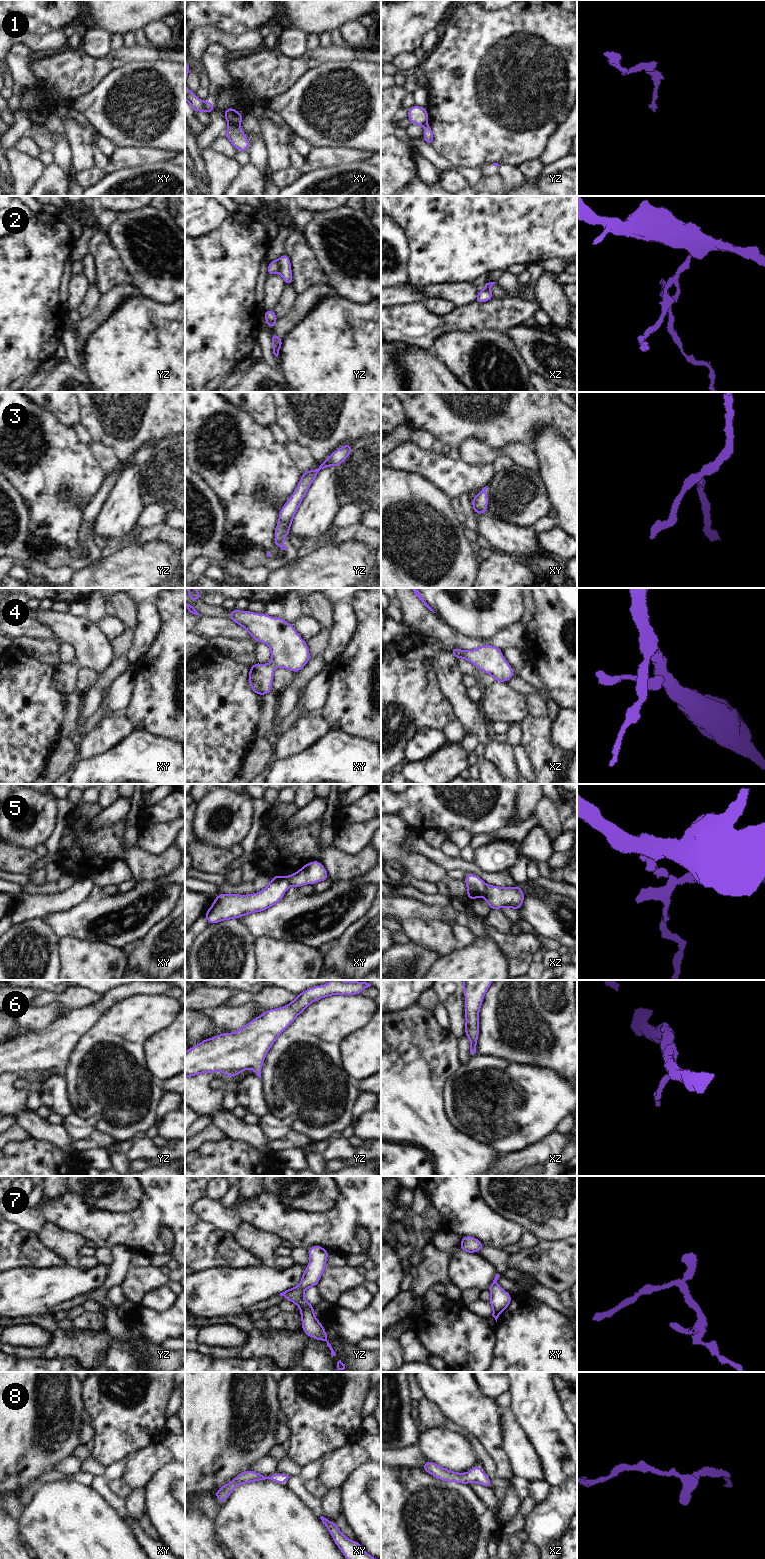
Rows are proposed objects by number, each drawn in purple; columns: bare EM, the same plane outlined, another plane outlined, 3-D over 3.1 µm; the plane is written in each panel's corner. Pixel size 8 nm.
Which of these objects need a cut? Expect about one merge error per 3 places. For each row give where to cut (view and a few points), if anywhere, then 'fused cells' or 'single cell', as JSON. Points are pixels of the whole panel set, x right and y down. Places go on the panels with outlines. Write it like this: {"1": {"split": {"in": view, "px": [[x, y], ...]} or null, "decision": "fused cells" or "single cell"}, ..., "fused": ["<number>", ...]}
{"1": {"split": {"in": "xy", "px": [[229, 123], [238, 125]]}, "decision": "fused cells"}, "2": {"split": {"in": "yz", "px": [[278, 259], [279, 271]]}, "decision": "fused cells"}, "3": {"split": null, "decision": "single cell"}, "4": {"split": null, "decision": "single cell"}, "5": {"split": {"in": "xz", "px": [[486, 885], [486, 889], [481, 895]]}, "decision": "fused cells"}, "6": {"split": null, "decision": "single cell"}, "7": {"split": null, "decision": "single cell"}, "8": {"split": null, "decision": "single cell"}, "fused": ["1", "2", "5"]}

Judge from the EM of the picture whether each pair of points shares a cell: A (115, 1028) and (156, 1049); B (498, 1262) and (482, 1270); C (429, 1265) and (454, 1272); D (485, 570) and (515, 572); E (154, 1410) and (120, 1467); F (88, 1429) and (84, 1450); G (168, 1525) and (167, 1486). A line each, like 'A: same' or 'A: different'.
A: different
B: different
C: different
D: same
E: different
F: same
G: same

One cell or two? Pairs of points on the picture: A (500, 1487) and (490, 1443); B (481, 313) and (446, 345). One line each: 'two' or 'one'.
A: two
B: two

